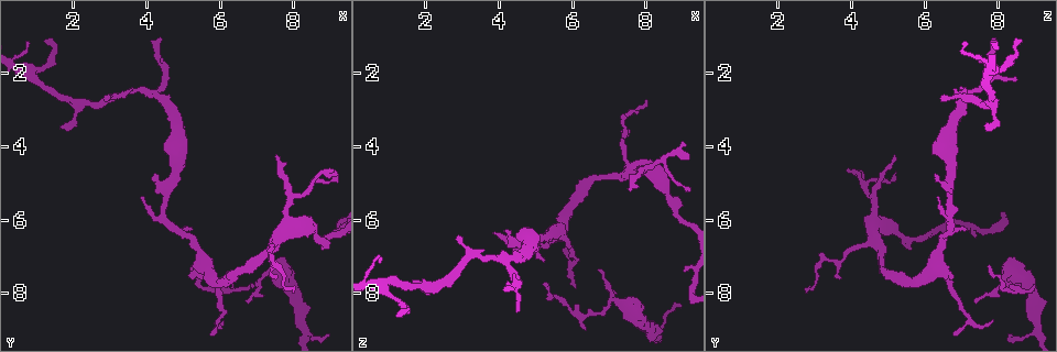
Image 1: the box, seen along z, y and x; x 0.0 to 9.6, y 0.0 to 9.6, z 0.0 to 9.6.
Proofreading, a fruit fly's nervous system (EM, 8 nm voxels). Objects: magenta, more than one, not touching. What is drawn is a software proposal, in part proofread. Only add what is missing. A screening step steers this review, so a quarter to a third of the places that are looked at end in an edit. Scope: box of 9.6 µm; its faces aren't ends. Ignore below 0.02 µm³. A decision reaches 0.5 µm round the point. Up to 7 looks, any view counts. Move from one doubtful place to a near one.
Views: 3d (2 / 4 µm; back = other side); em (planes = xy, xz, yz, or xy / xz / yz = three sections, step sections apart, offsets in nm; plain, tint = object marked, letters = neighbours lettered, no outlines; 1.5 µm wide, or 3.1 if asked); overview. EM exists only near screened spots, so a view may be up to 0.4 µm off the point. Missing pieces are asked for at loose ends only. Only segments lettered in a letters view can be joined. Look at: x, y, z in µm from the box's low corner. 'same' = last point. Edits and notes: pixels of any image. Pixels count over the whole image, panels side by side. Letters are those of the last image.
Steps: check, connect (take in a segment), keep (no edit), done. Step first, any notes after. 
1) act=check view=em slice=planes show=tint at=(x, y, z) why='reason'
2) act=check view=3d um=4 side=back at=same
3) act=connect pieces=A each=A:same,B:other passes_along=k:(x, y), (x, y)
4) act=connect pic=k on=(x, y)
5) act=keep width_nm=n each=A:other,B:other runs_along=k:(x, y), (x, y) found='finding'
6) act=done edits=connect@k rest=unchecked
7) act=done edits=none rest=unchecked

act=check view=3d um=2 at=(1.70, 3.55, 7.70) why='free end'

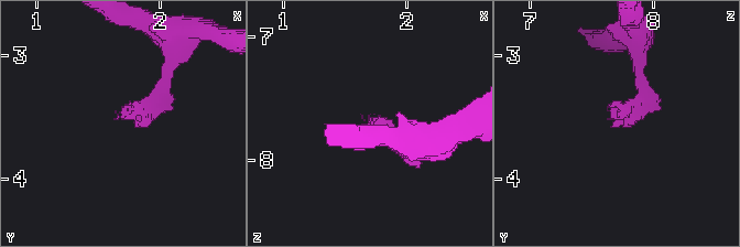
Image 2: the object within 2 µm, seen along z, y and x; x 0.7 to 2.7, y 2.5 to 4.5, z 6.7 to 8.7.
act=check view=em slice=planes show=letters at=(1.64, 3.48, 7.70)

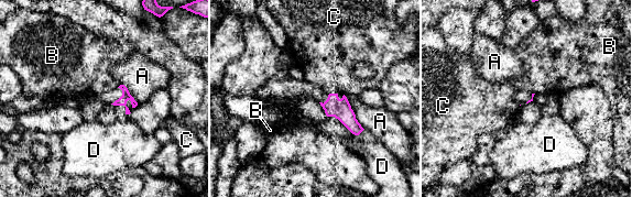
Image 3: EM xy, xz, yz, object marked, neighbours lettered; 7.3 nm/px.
act=keep each=A:other,B:other,C:other,D:other found='none of them fits'

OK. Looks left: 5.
act=check view=3d um=2 at=(3.80, 5.35, 6.35) why='thin end'

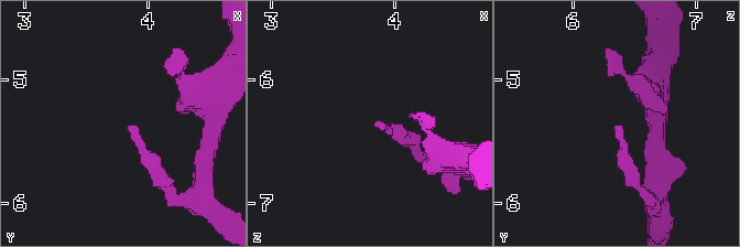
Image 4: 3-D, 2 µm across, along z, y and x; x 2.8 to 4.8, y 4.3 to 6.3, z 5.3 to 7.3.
act=check view=em slice=planes show=letters at=(3.86, 5.36, 6.38) why='now the EM'

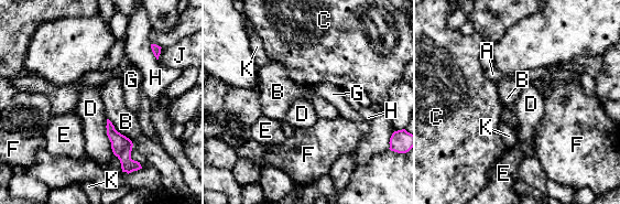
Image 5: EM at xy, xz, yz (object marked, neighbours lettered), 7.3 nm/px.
act=keep each=A:other,B:other,C:other,D:other,E:other,F:other,G:other,H:other,J:other,K:other border=5:(107, 118), (106, 135), (113, 153) found='none of them fits'

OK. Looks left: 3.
act=check view=3d um=4 side=back at=(6.35, 7.80, 9.00) why='tapers out'

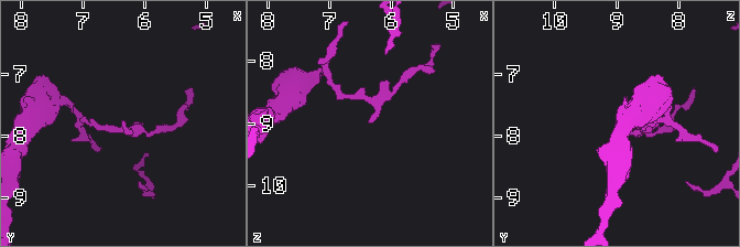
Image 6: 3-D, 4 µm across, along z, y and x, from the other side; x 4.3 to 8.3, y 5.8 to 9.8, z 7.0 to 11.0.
act=check view=em slice=planes show=letters at=(6.35, 7.70, 9.00) why='shape alone is not enough'

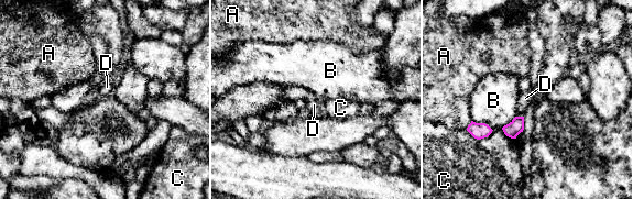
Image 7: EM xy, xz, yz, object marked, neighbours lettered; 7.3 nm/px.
act=keep each=A:other,B:other,C:other,D:other border=7:(471, 120), (486, 123), (492, 130) found='no lettered segment goes on from it'

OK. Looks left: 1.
act=done edits=none rest=unchecked

